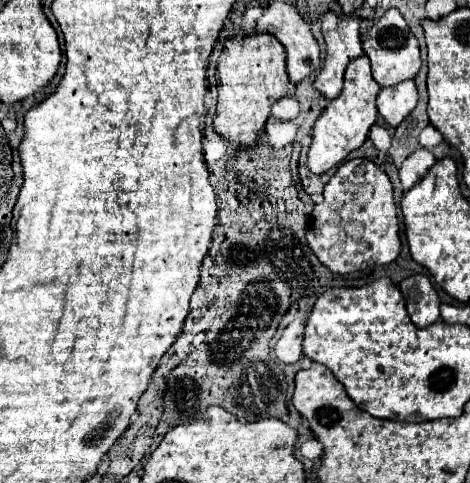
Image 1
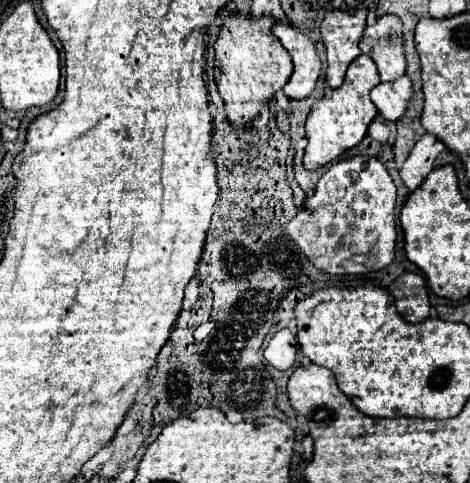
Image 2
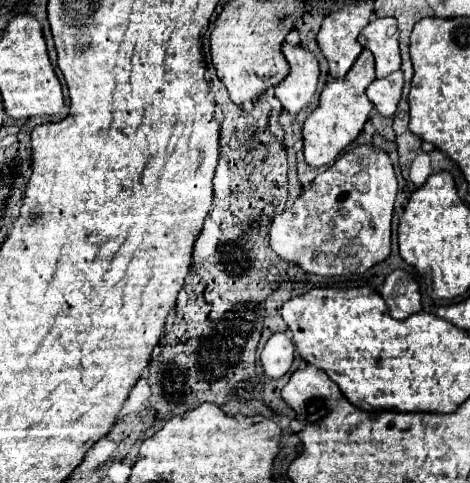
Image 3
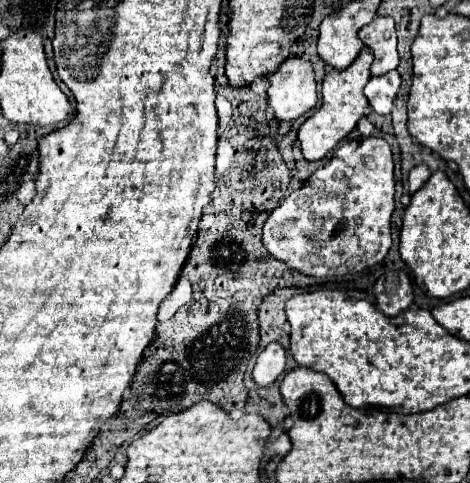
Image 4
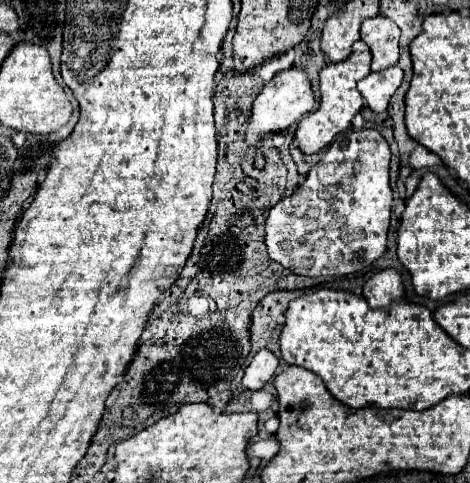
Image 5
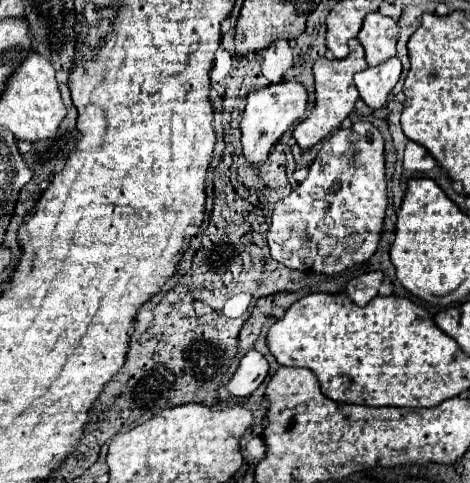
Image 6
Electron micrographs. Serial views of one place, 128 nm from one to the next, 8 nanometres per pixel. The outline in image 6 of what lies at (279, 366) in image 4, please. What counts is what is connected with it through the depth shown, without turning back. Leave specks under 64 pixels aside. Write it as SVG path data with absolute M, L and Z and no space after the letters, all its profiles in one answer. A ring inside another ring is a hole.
M250 350L240 360L234 376L226 382L232 396L250 396L268 376L268 362L258 350Z

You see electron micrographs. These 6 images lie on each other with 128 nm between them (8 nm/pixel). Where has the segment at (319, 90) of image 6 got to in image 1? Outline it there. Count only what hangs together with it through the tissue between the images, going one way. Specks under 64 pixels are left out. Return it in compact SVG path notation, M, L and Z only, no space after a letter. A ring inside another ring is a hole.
M360 56L352 60L344 74L344 90L338 98L330 100L328 106L322 110L322 114L314 122L312 132L312 144L308 150L308 168L314 174L324 174L330 168L338 166L352 150L360 148L364 140L368 138L370 126L376 122L376 94L380 90L380 84L376 84L368 58Z

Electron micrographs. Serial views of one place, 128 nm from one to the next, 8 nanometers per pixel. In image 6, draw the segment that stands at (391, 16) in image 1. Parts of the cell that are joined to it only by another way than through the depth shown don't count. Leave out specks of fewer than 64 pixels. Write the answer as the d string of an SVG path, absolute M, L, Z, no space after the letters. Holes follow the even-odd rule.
M370 12L364 18L364 26L358 34L358 40L366 50L368 66L382 64L396 54L398 22L380 12Z

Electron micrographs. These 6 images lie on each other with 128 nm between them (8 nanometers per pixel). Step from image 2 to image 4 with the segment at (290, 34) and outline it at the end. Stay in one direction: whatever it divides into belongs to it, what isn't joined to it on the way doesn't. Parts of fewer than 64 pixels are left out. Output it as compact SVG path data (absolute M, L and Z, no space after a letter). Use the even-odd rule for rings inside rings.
M292 56L266 78L270 80L268 106L278 122L296 120L316 106L316 80L310 62Z

